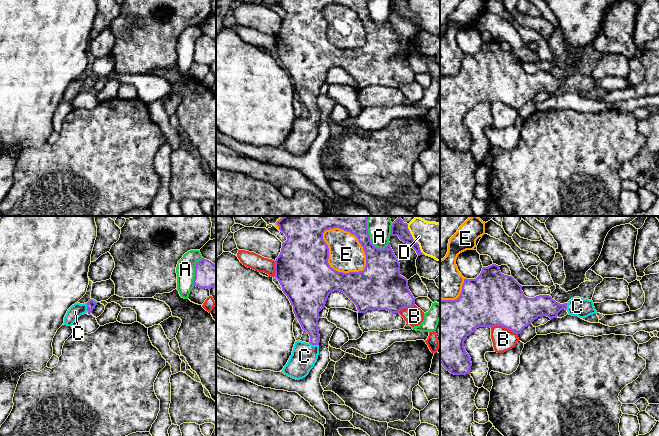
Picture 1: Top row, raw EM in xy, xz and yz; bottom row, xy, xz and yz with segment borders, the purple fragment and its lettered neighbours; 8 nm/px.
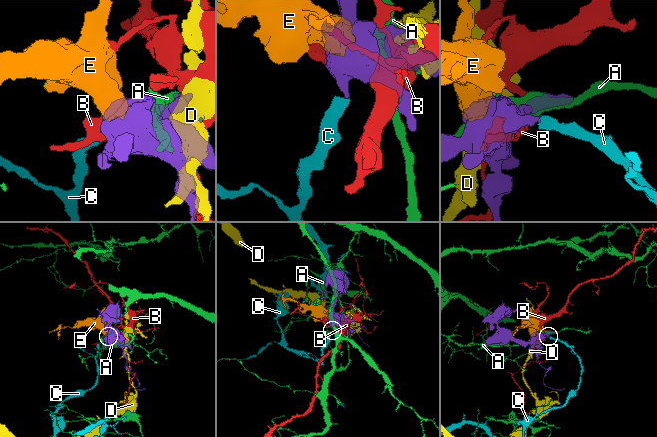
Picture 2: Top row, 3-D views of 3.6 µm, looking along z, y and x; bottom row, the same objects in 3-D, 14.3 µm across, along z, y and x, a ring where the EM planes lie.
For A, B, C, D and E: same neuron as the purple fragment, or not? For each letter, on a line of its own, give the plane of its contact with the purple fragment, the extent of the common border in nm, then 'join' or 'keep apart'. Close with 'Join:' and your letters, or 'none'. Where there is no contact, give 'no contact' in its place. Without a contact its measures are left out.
A: xz | 240 nm | keep apart
B: yz | 220 nm | keep apart
C: xy | 70 nm | join
D: xz | 280 nm | keep apart
E: xz | 460 nm | keep apart
Join: C

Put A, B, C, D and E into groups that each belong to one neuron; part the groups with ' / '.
A / B / C / D / E

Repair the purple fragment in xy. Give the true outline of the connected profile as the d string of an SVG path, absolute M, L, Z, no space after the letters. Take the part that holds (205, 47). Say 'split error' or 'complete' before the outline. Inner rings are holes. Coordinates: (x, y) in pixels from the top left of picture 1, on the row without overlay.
complete | M204 34L197 38L193 60L209 66L214 63L216 61L216 41Z

